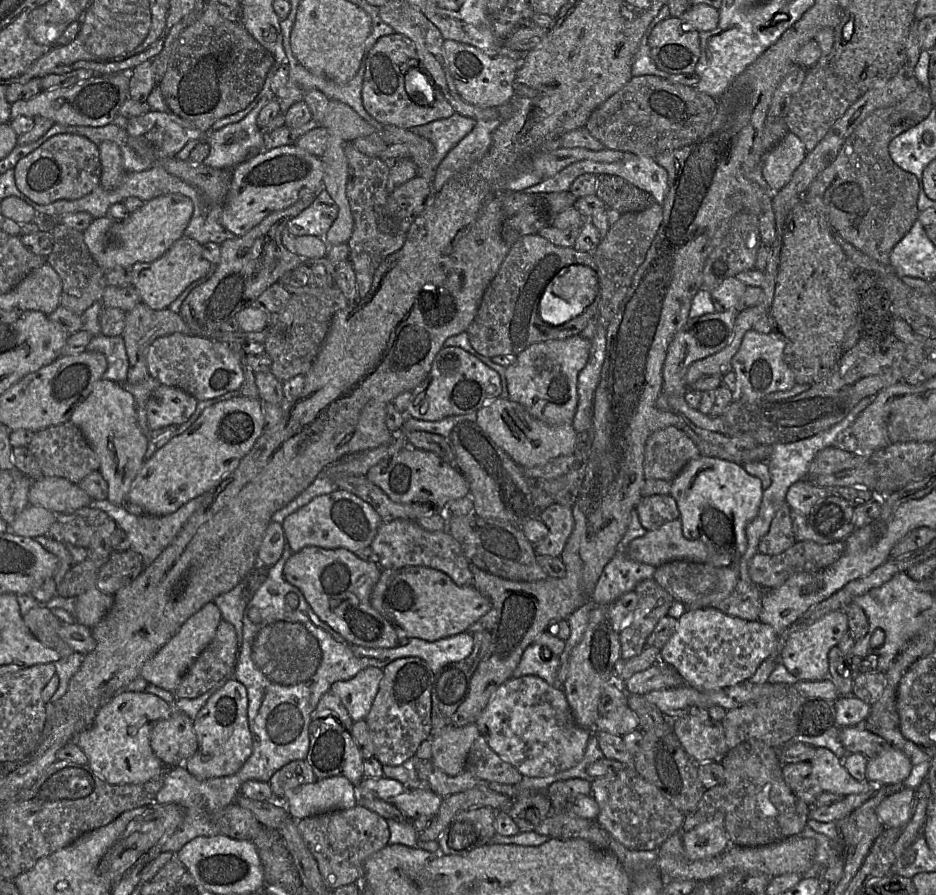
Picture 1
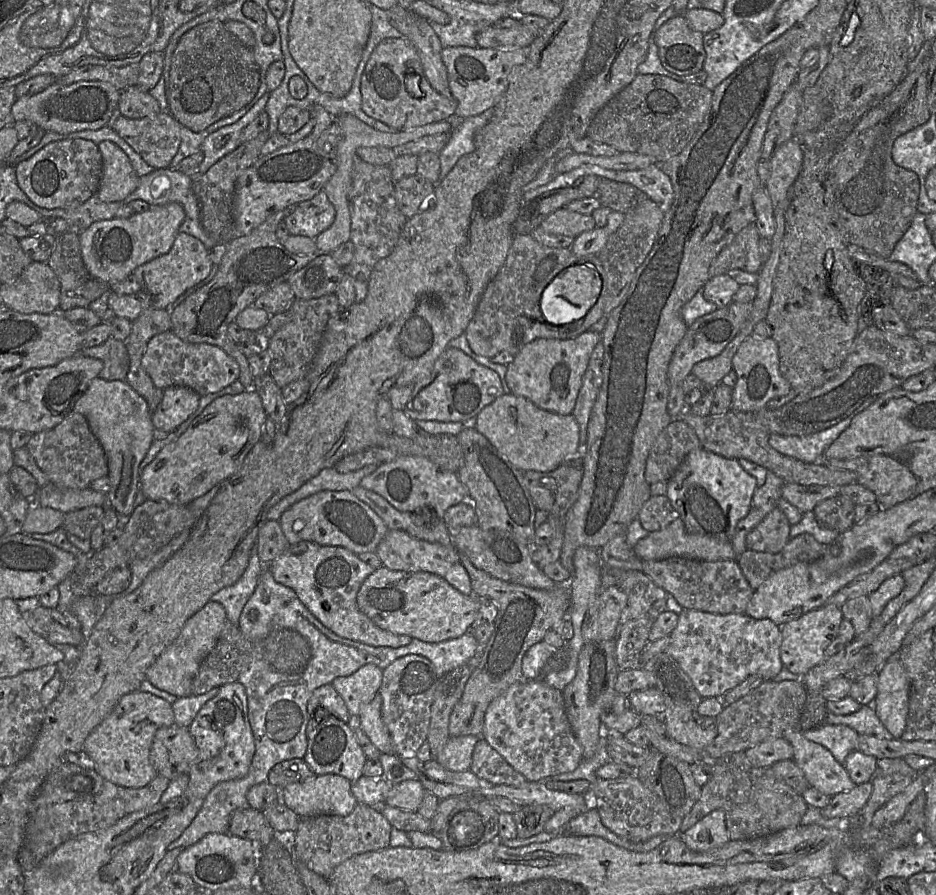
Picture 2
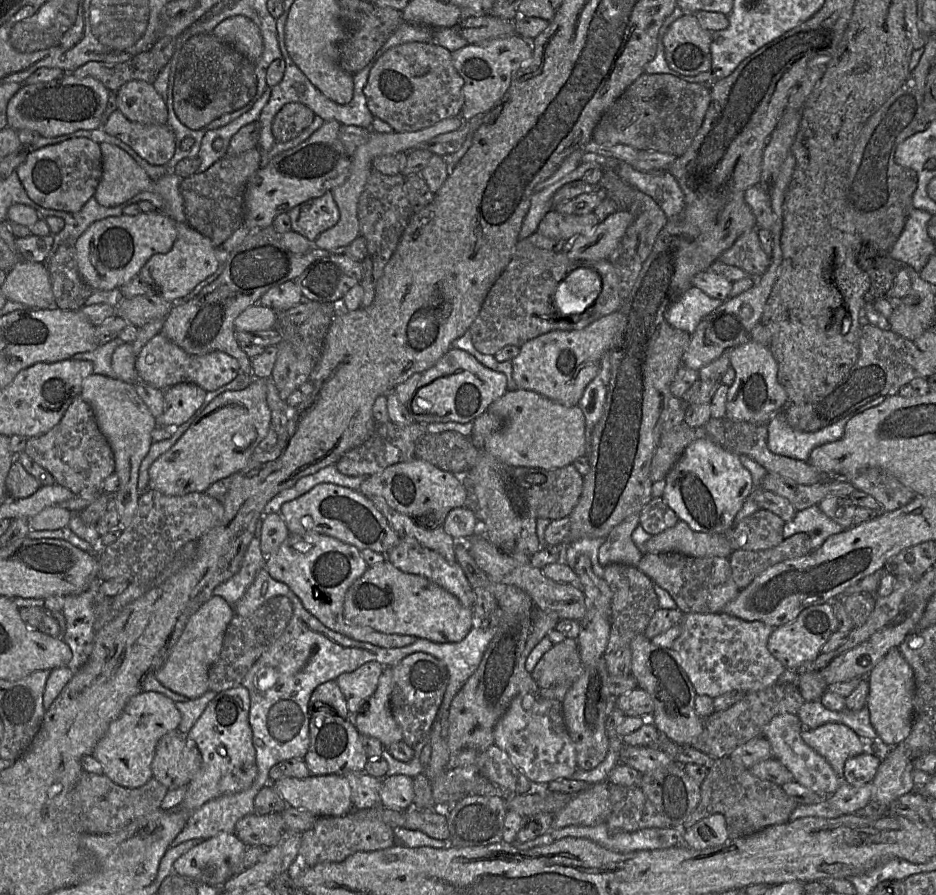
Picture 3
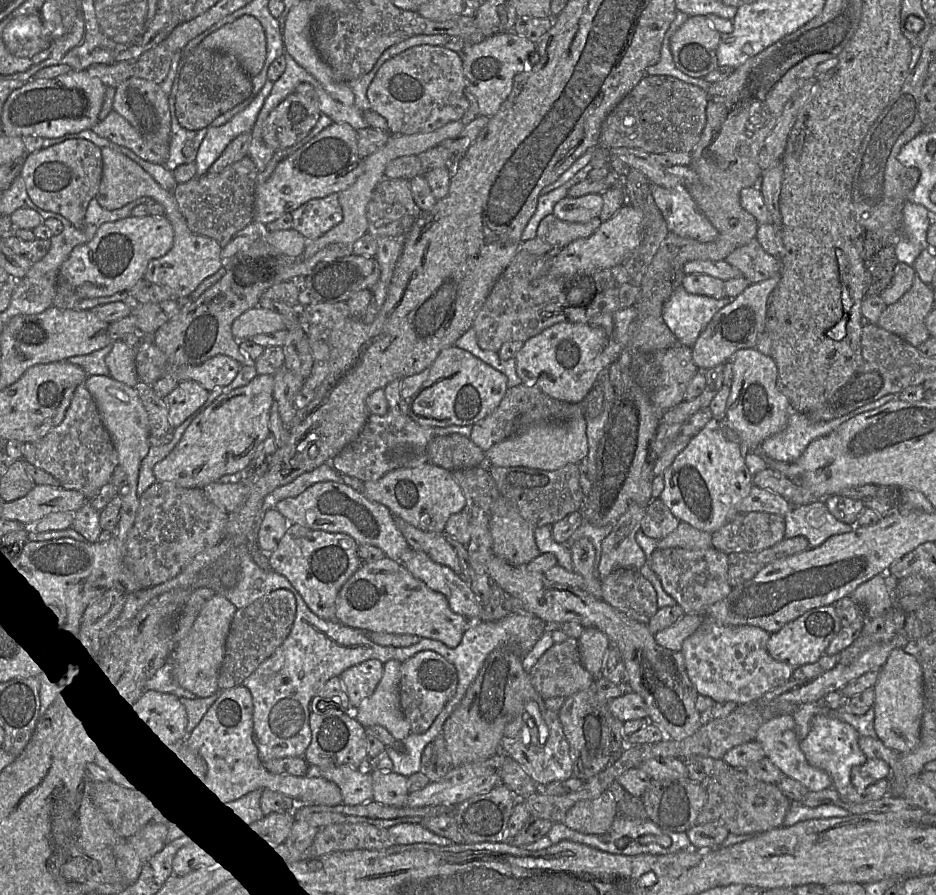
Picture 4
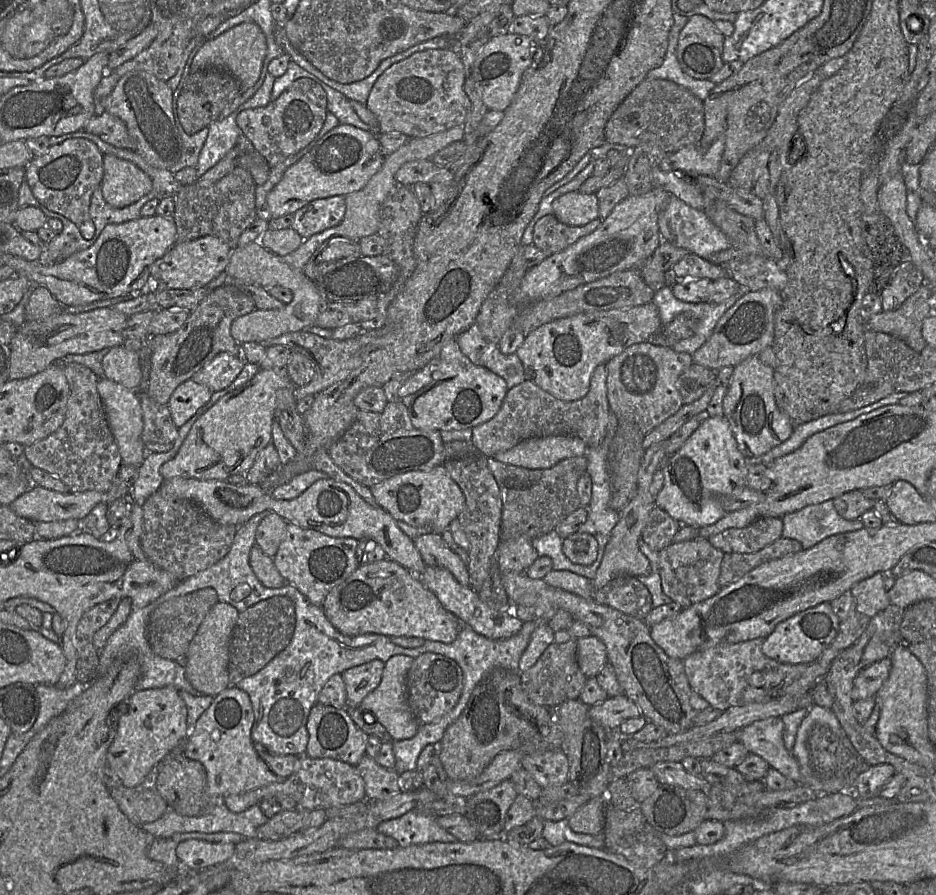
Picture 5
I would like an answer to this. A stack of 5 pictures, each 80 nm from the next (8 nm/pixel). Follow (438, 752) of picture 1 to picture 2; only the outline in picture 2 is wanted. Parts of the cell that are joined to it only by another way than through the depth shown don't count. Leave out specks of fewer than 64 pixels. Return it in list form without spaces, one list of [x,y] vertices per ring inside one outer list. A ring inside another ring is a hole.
[[[475,735],[450,736],[435,761],[453,772],[470,770],[472,752],[479,738]]]

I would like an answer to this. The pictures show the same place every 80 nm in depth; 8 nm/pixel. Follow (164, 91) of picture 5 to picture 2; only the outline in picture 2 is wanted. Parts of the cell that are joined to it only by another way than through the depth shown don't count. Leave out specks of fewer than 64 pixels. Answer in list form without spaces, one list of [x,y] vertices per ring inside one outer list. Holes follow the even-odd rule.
[[[137,85],[129,86],[120,92],[118,110],[120,115],[132,119],[141,119],[161,112],[158,101],[150,92],[141,90]]]

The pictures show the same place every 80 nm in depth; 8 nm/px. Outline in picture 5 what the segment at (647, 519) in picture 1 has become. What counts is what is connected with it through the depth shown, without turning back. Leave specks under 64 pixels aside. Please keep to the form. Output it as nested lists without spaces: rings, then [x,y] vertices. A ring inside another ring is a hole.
[[[655,506],[642,531],[642,539],[652,550],[659,552],[672,543],[680,526],[665,510]]]

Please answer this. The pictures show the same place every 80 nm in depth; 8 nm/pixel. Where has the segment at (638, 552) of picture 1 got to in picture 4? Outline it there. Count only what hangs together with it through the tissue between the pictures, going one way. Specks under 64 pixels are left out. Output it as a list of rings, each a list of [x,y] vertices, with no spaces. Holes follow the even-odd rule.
[[[681,521],[675,531],[657,541],[657,549],[684,548],[704,550],[712,547],[712,533],[699,530]]]

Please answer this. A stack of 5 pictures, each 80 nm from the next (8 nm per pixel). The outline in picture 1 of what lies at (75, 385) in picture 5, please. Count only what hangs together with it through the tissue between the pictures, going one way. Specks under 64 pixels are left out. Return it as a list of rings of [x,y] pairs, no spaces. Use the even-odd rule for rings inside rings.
[[[70,420],[35,432],[27,447],[44,476],[64,478],[77,485],[91,472],[99,471],[100,462],[96,453]]]

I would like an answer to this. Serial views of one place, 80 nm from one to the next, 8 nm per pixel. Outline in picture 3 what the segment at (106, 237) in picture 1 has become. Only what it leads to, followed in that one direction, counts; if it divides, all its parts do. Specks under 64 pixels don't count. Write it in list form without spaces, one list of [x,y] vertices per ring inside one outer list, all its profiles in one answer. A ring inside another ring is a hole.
[[[161,211],[141,212],[138,215],[107,217],[93,222],[75,243],[77,269],[82,280],[94,290],[112,290],[128,283],[138,275],[143,265],[155,254],[169,252],[177,237],[176,221]]]

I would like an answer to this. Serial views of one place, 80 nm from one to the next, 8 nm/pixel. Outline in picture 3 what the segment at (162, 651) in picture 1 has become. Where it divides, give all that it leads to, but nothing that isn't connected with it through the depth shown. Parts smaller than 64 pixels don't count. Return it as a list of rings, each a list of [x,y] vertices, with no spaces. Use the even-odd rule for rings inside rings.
[[[213,596],[192,614],[164,664],[155,672],[157,680],[167,689],[188,699],[205,694],[208,689],[209,668],[218,659],[225,631],[235,609],[223,597]]]

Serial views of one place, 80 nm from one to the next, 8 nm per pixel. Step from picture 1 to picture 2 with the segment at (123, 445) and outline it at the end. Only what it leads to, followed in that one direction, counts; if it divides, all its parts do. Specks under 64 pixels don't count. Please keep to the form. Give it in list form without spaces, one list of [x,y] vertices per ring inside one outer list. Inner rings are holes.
[[[96,377],[75,402],[72,411],[86,418],[90,430],[104,450],[110,480],[107,504],[125,522],[135,509],[136,496],[141,493],[139,466],[153,442],[154,426],[150,407],[126,381],[107,381]]]

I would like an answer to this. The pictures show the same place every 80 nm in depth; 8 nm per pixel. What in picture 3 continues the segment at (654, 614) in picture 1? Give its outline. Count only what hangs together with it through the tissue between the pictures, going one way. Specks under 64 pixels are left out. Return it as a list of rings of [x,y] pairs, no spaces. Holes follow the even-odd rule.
[[[609,564],[604,567],[604,580],[613,593],[611,631],[604,659],[609,675],[627,676],[631,674],[631,641],[645,633],[650,620],[660,609],[659,598],[654,590],[654,582],[636,566]]]

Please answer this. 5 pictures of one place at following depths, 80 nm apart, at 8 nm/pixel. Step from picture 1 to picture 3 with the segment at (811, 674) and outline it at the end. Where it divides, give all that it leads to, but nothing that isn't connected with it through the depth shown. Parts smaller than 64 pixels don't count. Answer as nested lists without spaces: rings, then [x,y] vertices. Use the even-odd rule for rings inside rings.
[[[833,603],[814,605],[804,609],[795,620],[775,628],[768,639],[767,647],[788,670],[797,671],[818,657],[823,646],[838,629]]]

